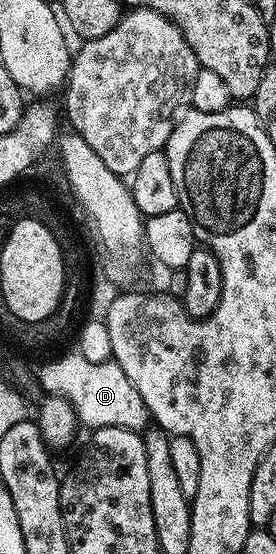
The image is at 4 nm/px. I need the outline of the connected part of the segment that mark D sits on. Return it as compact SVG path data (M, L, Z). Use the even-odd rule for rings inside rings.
M71 352L56 362L47 362L37 370L37 382L47 389L46 393L67 399L84 427L116 426L130 430L146 431L149 415L141 400L141 392L133 388L129 376L115 361L93 364L78 352Z

